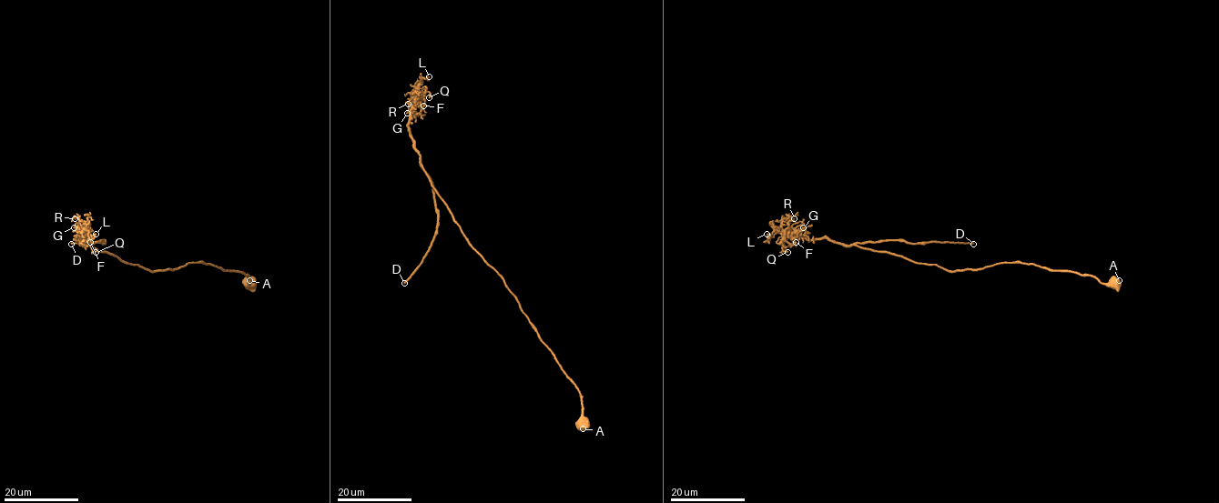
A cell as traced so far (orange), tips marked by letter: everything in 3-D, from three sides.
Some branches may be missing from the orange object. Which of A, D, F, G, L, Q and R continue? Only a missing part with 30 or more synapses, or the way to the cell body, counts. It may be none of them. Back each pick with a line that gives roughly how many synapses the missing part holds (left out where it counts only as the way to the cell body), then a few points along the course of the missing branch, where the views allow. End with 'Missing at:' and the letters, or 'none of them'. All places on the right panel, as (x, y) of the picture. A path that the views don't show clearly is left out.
D: about 130 synapses; missing branch runs (973, 244), (1009, 244), (1031, 255), (1025, 250), (1024, 230), (1021, 235), (1012, 223), (1011, 233), (1021, 245)
Missing at: D

